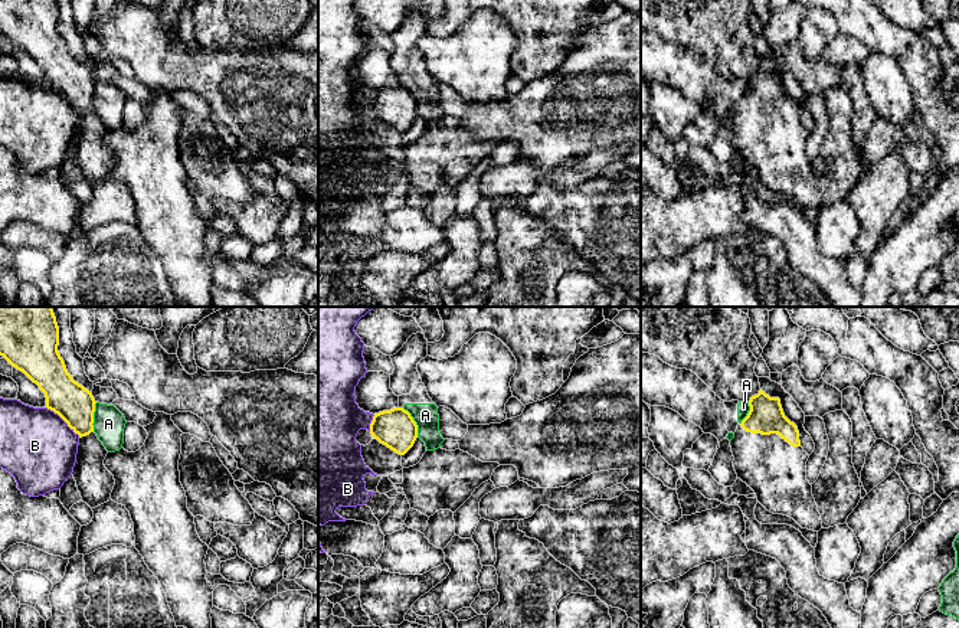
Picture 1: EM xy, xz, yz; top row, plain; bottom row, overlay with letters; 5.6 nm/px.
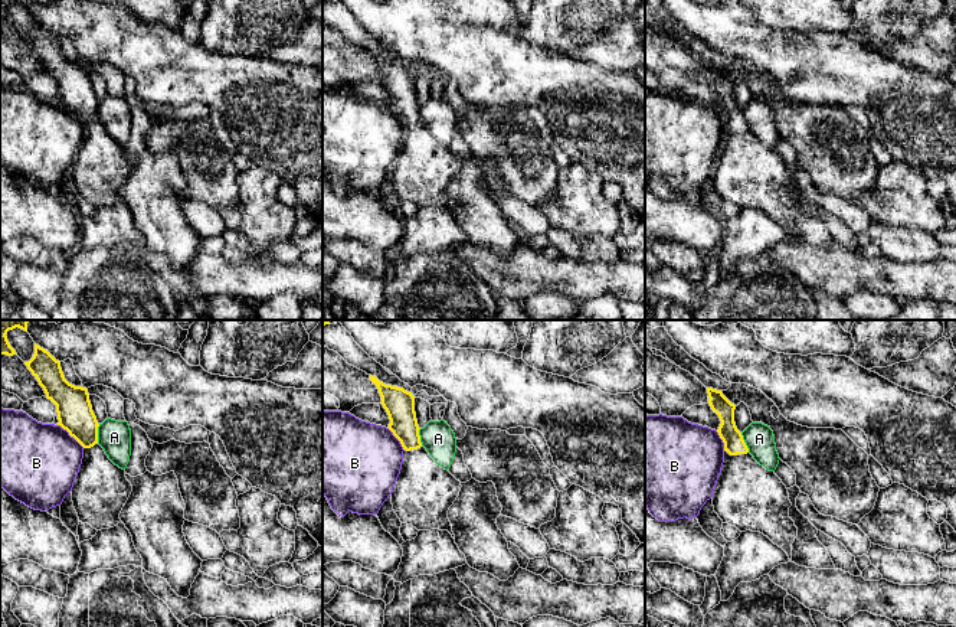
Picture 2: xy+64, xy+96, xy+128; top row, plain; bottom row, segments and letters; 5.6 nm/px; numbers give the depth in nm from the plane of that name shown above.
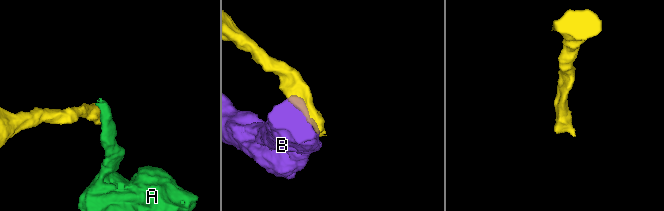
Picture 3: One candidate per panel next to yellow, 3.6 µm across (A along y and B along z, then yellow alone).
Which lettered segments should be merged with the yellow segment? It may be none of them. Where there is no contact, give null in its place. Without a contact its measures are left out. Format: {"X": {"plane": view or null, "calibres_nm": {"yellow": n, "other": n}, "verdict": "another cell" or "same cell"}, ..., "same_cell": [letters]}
{"A": {"plane": "xz", "calibres_nm": {"yellow": 220, "other": 140}, "verdict": "another cell"}, "B": {"plane": "xy", "calibres_nm": {"yellow": 220, "other": 420}, "verdict": "another cell"}, "same_cell": []}

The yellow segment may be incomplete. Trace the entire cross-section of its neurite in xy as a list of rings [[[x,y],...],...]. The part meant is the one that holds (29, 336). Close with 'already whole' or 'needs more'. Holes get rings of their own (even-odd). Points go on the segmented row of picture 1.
[[[0,307],[0,356],[23,372],[45,393],[46,408],[58,413],[79,435],[73,478],[82,501],[95,508],[111,500],[114,475],[105,468],[108,454],[94,432],[95,399],[68,373],[58,351],[59,327],[52,307]]]; needs more

